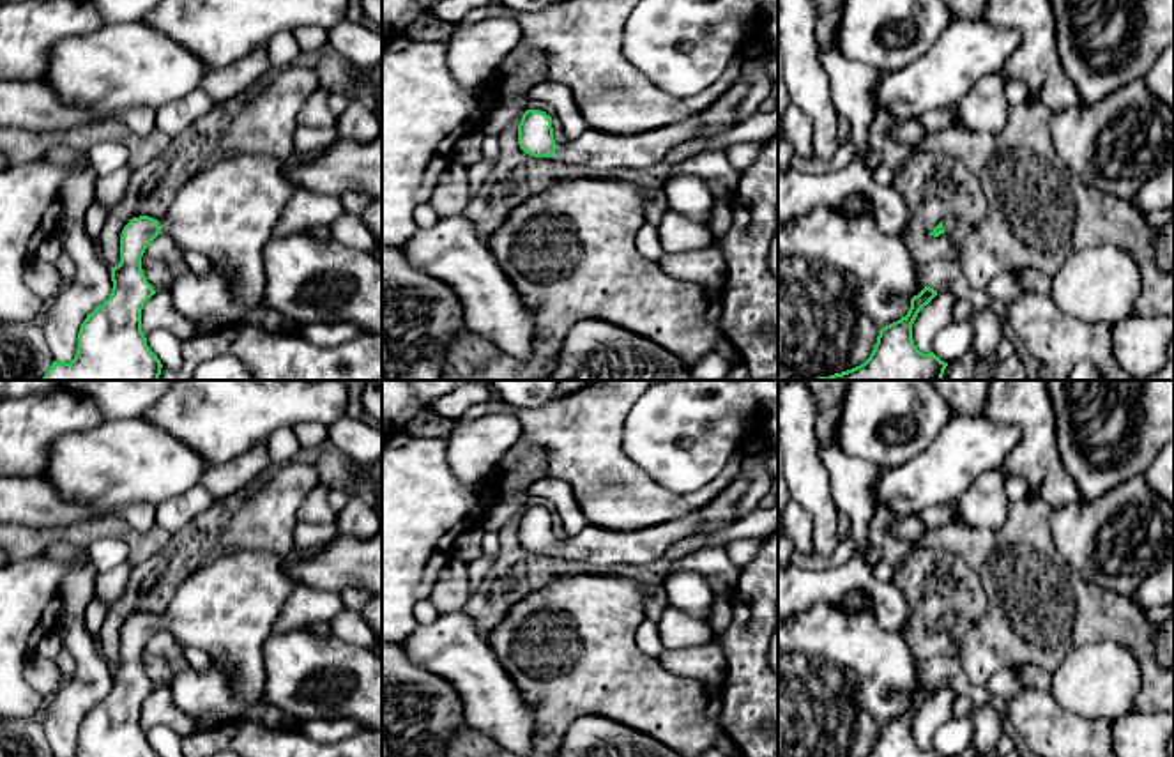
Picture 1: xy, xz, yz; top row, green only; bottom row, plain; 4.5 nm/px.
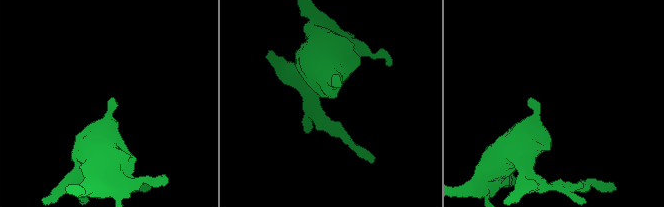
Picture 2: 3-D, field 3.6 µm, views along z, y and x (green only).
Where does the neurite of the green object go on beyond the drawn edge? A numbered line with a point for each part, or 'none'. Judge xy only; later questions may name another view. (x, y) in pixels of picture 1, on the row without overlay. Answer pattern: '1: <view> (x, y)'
1: xy (227, 609)

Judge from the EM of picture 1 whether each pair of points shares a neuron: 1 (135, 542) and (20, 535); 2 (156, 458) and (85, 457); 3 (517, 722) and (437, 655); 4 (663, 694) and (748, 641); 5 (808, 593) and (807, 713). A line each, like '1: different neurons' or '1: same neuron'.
1: same neuron
2: same neuron
3: same neuron
4: different neurons
5: different neurons

